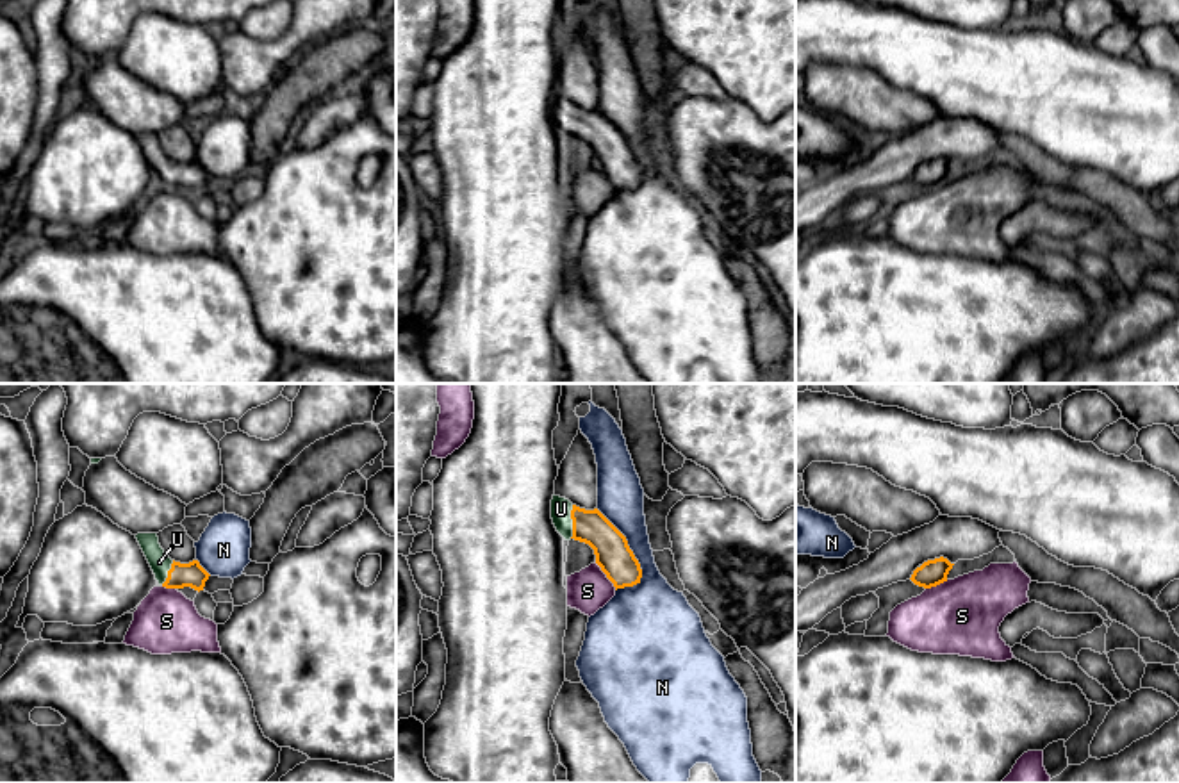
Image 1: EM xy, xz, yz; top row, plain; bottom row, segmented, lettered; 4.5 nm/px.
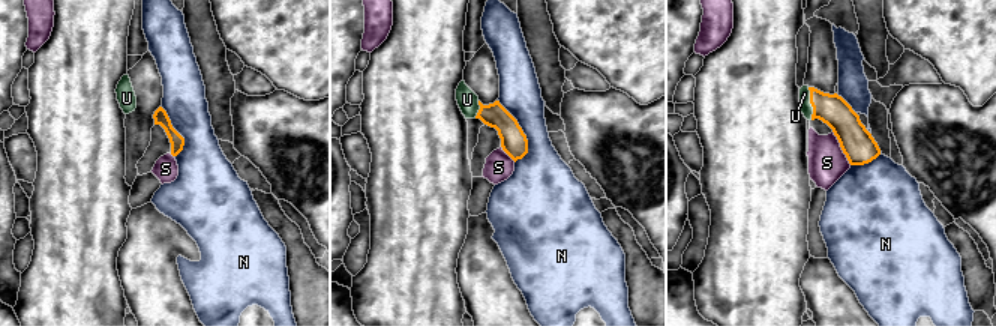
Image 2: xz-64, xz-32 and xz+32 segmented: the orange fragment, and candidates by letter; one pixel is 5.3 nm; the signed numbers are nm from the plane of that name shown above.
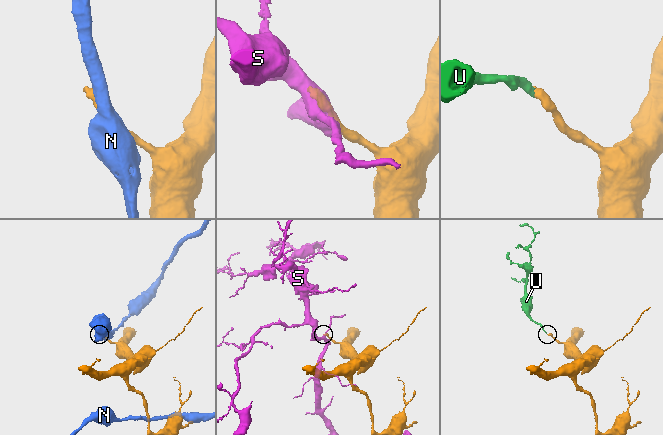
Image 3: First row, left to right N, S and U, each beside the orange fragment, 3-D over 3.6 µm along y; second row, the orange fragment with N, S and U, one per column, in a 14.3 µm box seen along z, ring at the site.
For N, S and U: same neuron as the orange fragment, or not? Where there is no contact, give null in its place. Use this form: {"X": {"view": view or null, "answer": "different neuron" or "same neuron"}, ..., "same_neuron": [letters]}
{"N": {"view": "xz", "answer": "different neuron"}, "S": {"view": "xz", "answer": "different neuron"}, "U": {"view": "xz", "answer": "same neuron"}, "same_neuron": ["U"]}

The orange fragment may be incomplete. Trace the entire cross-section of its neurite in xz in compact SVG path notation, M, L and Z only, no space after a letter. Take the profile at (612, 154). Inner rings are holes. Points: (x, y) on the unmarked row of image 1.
M551 100L551 120L565 141L580 141L594 150L596 164L615 191L640 184L642 169L626 137L598 111L585 111L569 100Z

